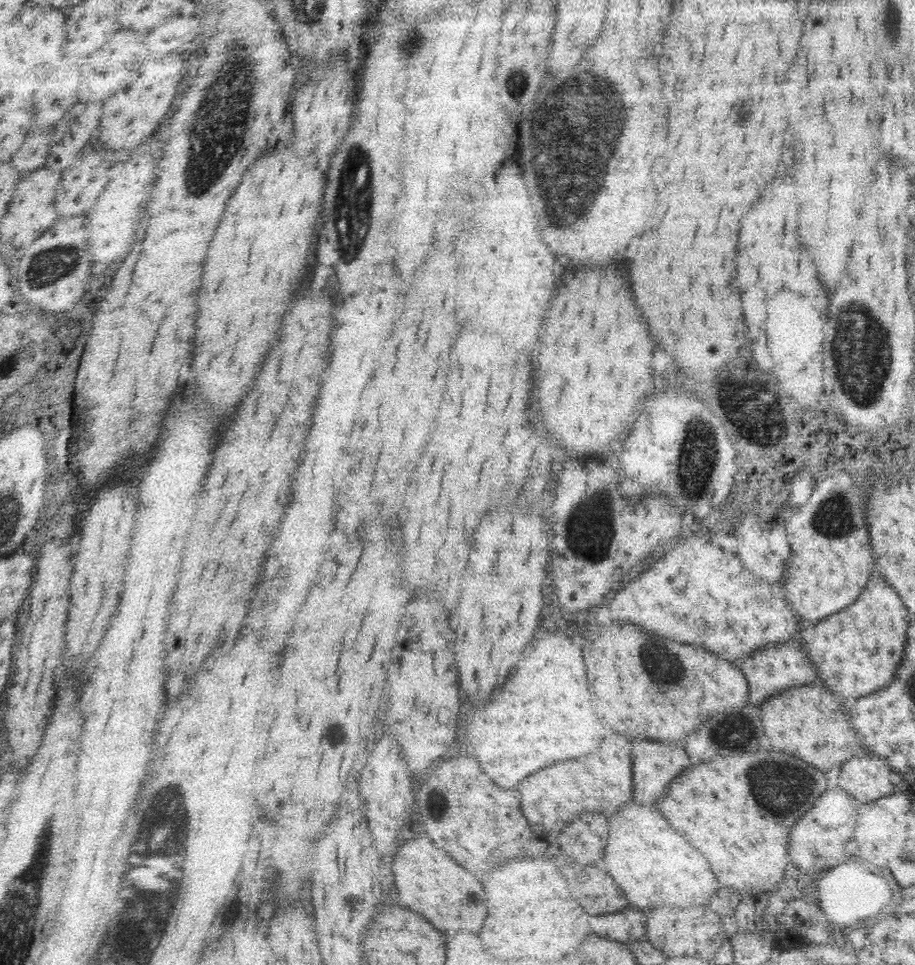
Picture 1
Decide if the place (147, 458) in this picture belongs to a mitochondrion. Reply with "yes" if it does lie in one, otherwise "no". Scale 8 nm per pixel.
no

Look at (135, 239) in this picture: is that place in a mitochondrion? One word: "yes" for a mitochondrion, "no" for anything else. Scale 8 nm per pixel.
no

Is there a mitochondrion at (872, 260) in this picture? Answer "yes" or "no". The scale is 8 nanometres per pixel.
no

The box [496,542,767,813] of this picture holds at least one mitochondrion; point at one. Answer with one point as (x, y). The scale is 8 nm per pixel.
(664, 671)

